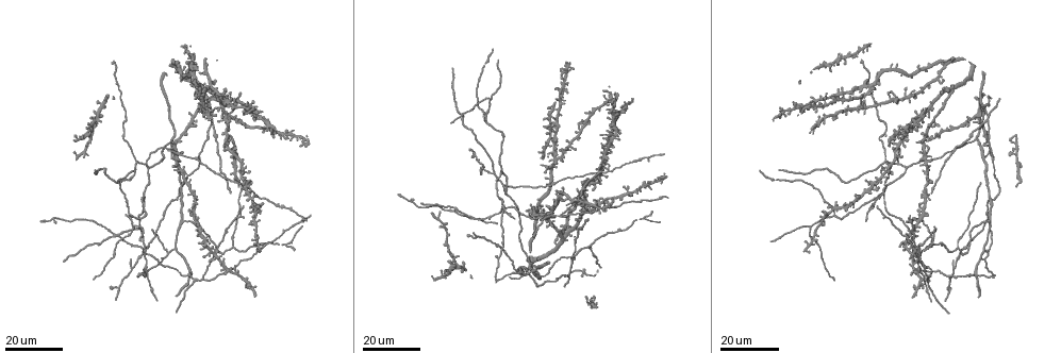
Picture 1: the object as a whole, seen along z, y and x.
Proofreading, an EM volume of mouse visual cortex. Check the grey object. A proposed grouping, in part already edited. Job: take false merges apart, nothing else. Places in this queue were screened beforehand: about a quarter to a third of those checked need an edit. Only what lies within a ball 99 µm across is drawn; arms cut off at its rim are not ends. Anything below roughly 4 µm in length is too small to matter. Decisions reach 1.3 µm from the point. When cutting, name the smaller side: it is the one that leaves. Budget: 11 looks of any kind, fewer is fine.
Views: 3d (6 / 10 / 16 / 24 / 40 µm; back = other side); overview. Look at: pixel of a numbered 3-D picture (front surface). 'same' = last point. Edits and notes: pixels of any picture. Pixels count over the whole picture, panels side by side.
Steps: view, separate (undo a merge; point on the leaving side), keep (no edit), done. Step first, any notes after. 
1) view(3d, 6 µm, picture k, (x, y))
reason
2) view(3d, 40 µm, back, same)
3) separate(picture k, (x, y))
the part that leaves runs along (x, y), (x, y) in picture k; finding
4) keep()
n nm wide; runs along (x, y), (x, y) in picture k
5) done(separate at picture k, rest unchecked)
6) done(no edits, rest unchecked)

view(3d, 24 µm, picture 1, (560, 218))
two arms in line, one across

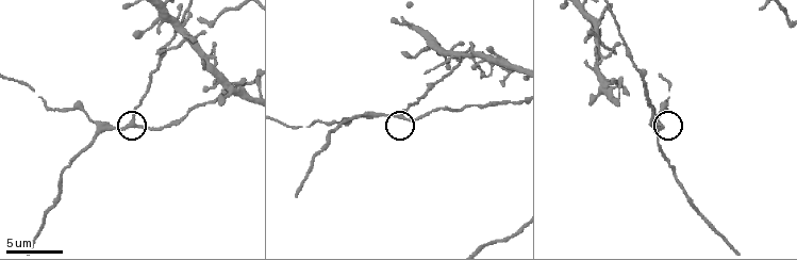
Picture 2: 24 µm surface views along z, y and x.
view(3d, 6 µm, picture 2, (658, 125))
zoom in

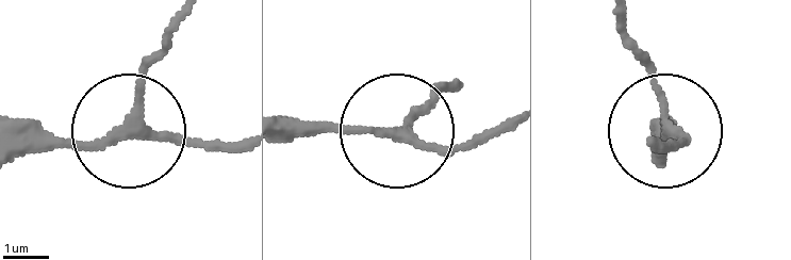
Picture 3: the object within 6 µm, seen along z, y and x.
keep()
190 nm wide; runs along (615, 15), (654, 84), (661, 130), (684, 142), (661, 142) in picture 3; all the same neuron

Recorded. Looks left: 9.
view(3d, 16 µm, picture 1, (147, 269))
a fork

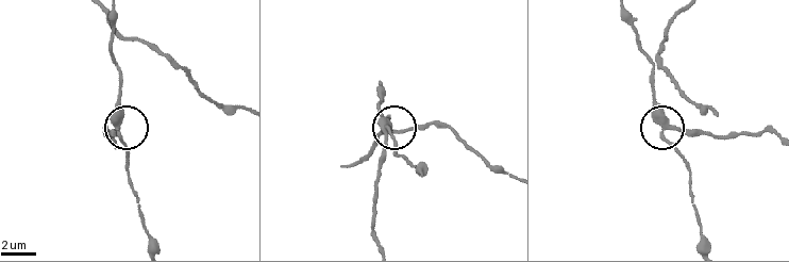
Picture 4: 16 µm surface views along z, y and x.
view(3d, 10 µm, picture 4, (664, 127))

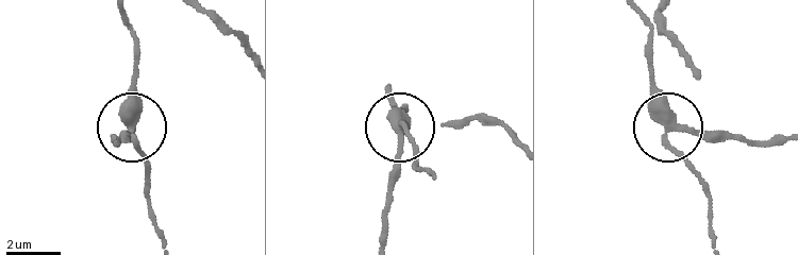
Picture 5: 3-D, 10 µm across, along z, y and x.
keep()
3 arms; runs along (642, 16), (653, 36), (655, 112), (674, 147), (705, 179) in picture 5; one neuron here

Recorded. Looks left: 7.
view(3d, 16 µm, picture 1, (144, 258))
side arm on a straight run

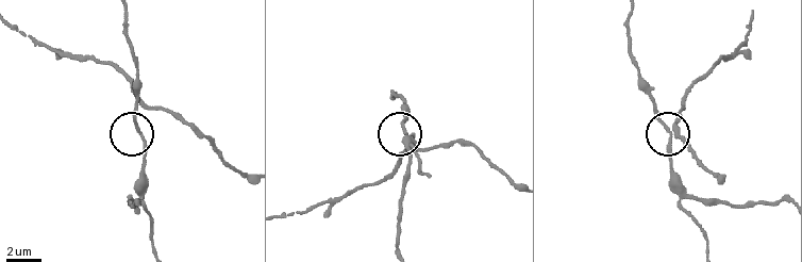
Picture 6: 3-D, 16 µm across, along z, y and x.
view(3d, 10 µm, picture 6, (402, 129))

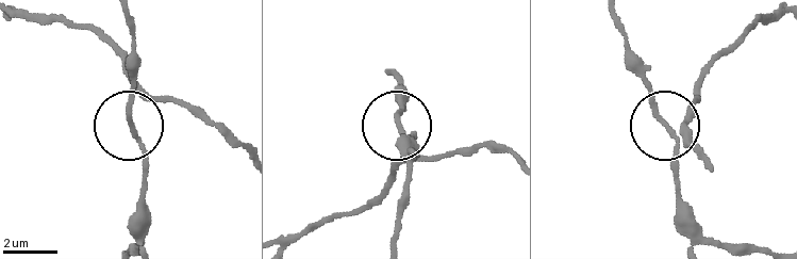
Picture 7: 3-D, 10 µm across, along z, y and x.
keep()
runs along (245, 149), (169, 101), (149, 101), (131, 119), (128, 69) in picture 7; continuous, no second neuron

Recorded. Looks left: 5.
view(3d, 24 µm, picture 1, (143, 193))
three-way junction

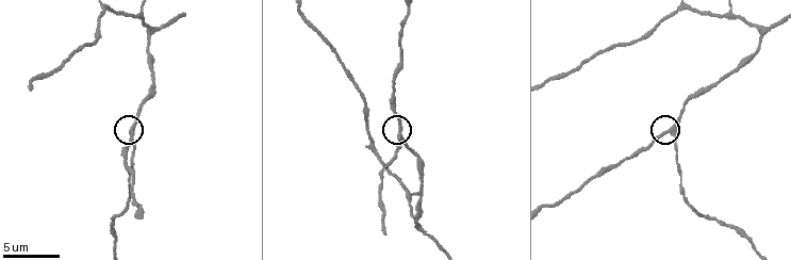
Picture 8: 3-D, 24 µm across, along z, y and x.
view(3d, 6 µm, picture 8, (398, 134))

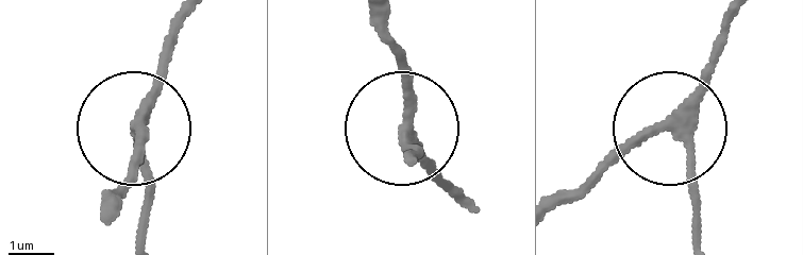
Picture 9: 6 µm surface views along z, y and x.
keep()
runs along (139, 234), (151, 176), (135, 131), (128, 196) in picture 9; continuous, no second neuron

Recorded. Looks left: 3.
view(3d, 24 µm, picture 1, (533, 280))
three-way junction

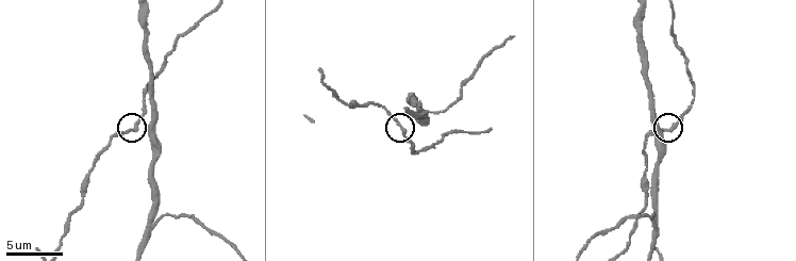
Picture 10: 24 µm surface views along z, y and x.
view(3d, 6 µm, picture 10, (136, 128))

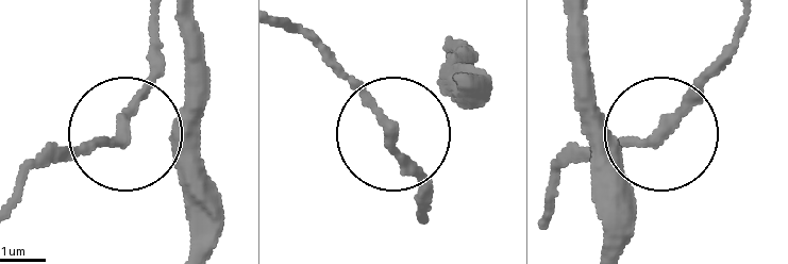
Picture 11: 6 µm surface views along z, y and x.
keep()
3 arms; continuous, no second neuron

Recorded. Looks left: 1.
done(no edits, rest unchecked)

